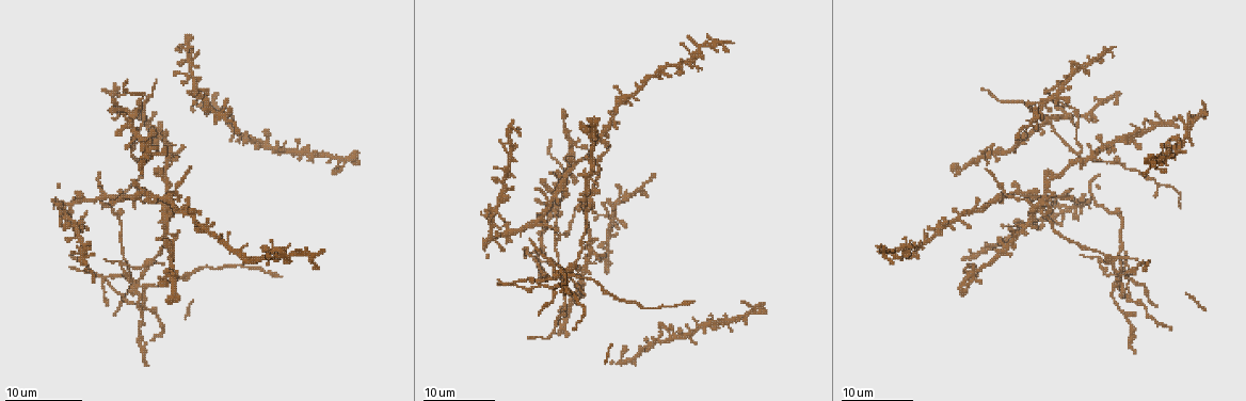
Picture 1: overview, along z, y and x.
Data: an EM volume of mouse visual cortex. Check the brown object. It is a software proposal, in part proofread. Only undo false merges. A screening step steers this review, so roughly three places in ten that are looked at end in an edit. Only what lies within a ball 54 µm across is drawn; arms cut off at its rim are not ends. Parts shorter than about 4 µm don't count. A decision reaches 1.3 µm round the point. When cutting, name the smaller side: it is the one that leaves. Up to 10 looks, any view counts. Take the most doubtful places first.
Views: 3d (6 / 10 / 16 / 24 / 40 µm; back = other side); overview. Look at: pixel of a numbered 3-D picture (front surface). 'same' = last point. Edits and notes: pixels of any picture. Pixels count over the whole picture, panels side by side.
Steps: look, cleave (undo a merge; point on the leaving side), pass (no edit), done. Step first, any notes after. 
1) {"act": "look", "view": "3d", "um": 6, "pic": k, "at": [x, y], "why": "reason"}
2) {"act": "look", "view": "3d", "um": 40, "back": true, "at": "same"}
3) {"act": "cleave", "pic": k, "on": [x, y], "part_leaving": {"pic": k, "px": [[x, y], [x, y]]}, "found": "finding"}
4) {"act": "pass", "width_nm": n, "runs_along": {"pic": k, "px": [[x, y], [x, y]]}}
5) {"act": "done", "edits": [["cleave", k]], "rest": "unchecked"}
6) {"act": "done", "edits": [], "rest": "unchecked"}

{"act": "look", "view": "3d", "um": 24, "pic": 1, "at": [130, 150], "why": "side arm on a straight run"}

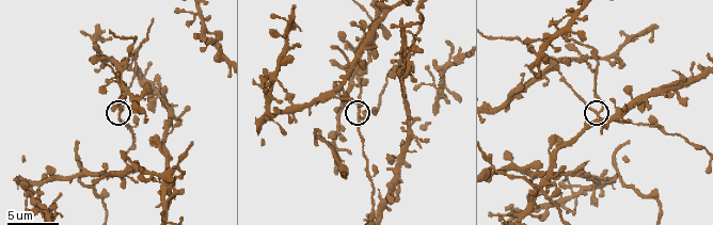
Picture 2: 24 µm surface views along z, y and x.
{"act": "look", "view": "3d", "um": 6, "pic": 2, "at": [597, 112]}

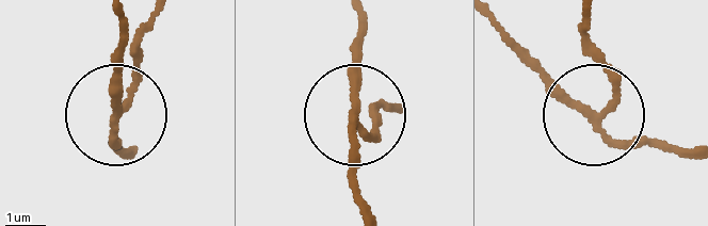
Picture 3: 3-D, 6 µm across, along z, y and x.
{"act": "cleave", "pic": 3, "on": [141, 54], "arms": 3, "found": "a second neuron is stuck on"}

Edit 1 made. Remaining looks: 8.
{"act": "look", "view": "overview"}

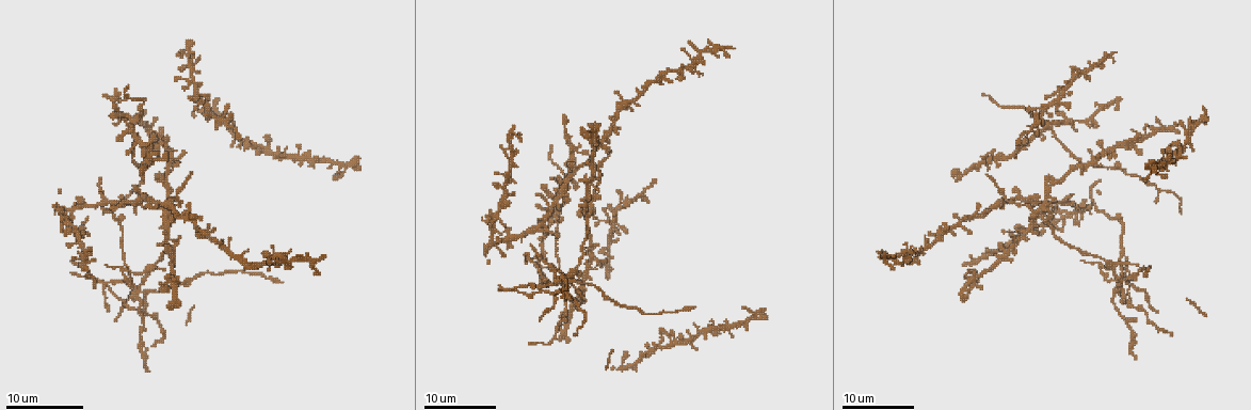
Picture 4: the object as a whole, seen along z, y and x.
{"act": "look", "view": "3d", "um": 24, "pic": 4, "at": [1124, 171], "why": "three arms meet"}

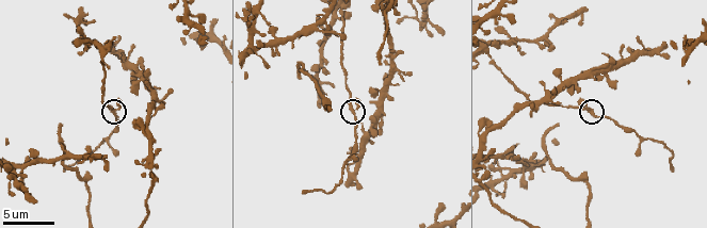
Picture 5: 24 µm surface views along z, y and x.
{"act": "look", "view": "3d", "um": 6, "pic": 5, "at": [590, 111]}

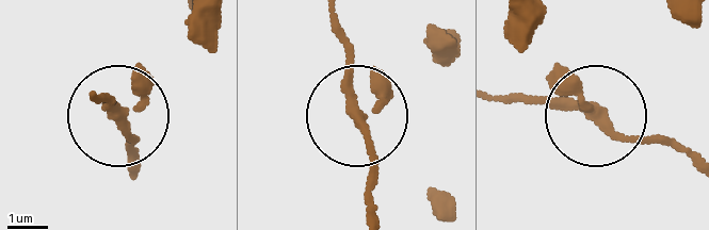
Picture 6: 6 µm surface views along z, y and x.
{"act": "look", "view": "3d", "um": 6, "back": true, "pic": 6, "at": [358, 122]}

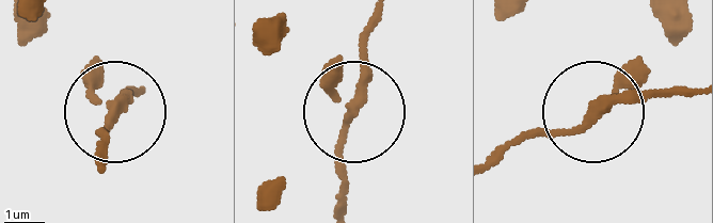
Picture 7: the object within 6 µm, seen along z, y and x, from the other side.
{"act": "pass", "width_nm": 200, "runs_along": {"pic": 7, "px": [[266, 27], [328, 67], [348, 98], [337, 210]]}, "found": "one neuron here"}

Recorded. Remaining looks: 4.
{"act": "look", "view": "3d", "um": 10, "pic": 2, "at": [410, 55], "why": "thin arm on a thick one"}

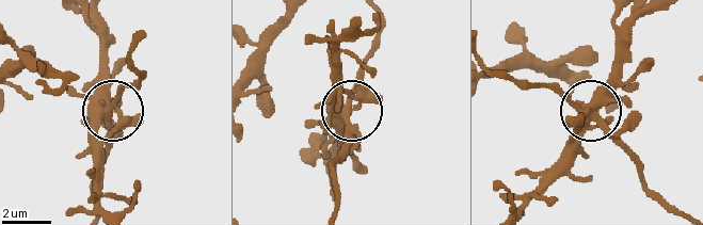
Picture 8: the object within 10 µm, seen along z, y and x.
{"act": "pass", "width_nm": 400, "runs_along": {"pic": 8, "px": [[626, 55], [614, 84], [590, 107], [572, 107], [543, 84]]}, "found": "one neuron here"}

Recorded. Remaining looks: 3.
{"act": "look", "view": "3d", "um": 10, "pic": 2, "at": [416, 8], "why": "arms part here"}

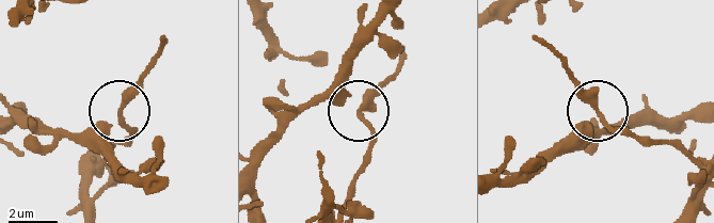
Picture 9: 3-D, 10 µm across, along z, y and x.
{"act": "look", "view": "3d", "um": 6, "pic": 9, "at": [359, 113], "why": "zoom in"}

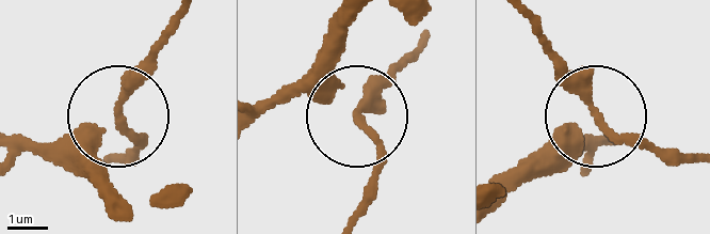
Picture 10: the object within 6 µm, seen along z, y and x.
{"act": "pass", "arms": 3, "found": "one neuron here"}

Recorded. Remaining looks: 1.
{"act": "look", "view": "3d", "um": 10, "pic": 5, "at": [635, 133], "why": "calibre changes"}

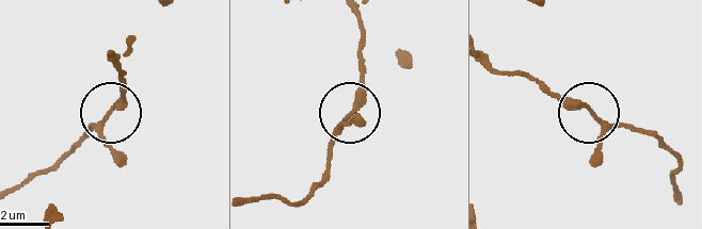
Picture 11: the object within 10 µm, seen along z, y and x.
{"act": "pass", "runs_along": {"pic": 11, "px": [[360, 13], [363, 86], [337, 129], [322, 176]]}, "found": "one neuron here"}

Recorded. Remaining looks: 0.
{"act": "done", "edits": [["cleave", 3]], "rest": "unchecked"}

